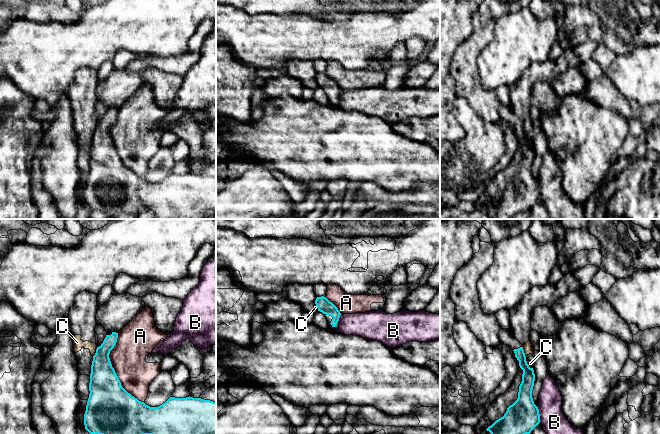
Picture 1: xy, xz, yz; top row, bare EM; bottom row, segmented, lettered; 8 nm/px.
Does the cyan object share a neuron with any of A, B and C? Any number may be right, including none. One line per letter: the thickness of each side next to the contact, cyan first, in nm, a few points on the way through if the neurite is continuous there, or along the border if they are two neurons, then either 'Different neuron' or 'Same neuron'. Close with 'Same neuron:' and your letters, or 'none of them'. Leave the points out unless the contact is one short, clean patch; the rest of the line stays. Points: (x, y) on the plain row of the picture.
A: Thickness 320 nm (cyan) against 280 nm. Different neuron
B: Thickness 260 nm (cyan) against 220 nm. Different neuron
C: Thickness 110 nm (cyan) against 80 nm. Boundary: yz (522, 122), (525, 132). Different neuron
Same neuron: none of them

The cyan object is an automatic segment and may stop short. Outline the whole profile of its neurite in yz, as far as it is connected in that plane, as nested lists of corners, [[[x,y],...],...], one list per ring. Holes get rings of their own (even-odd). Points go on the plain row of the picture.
[[[501,105],[500,119],[509,122],[523,146],[517,176],[507,184],[503,193],[496,196],[486,206],[491,209],[496,219],[512,219],[517,213],[530,210],[540,199],[538,183],[534,180],[532,166],[535,157],[533,144],[526,137],[523,121],[514,113],[511,105]]]

